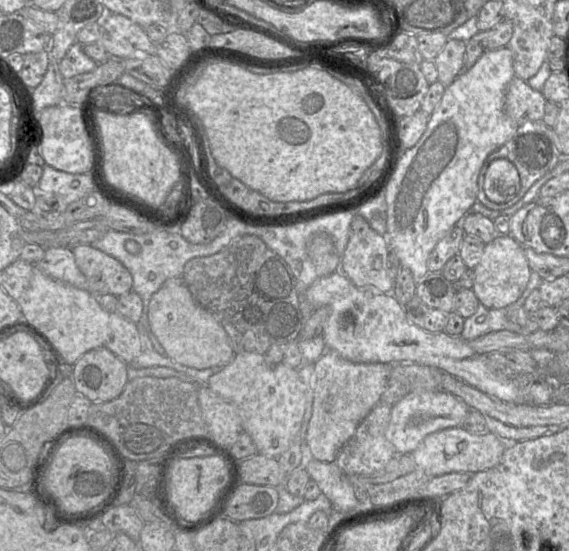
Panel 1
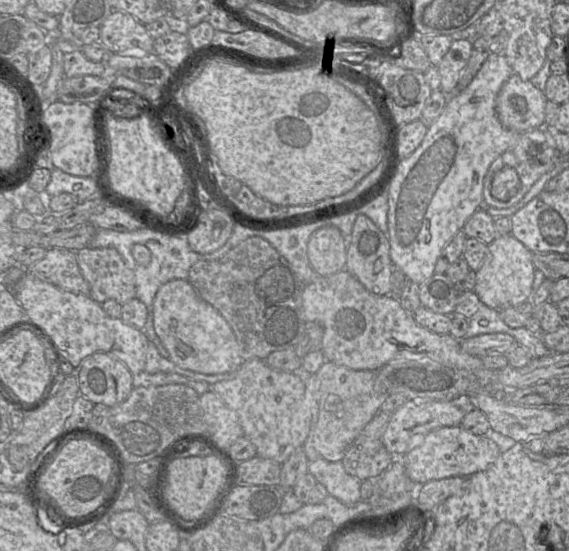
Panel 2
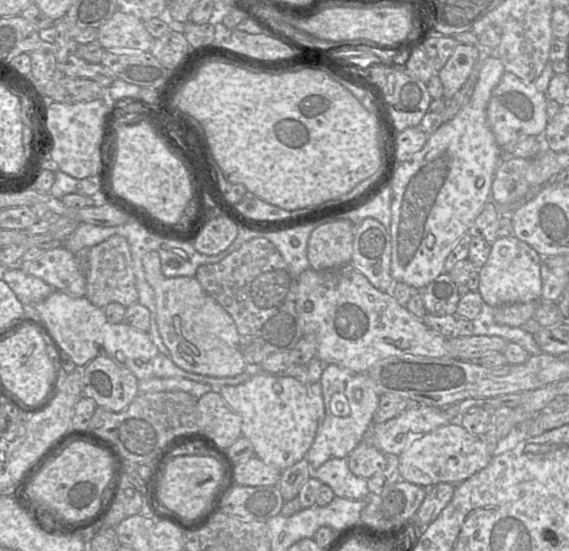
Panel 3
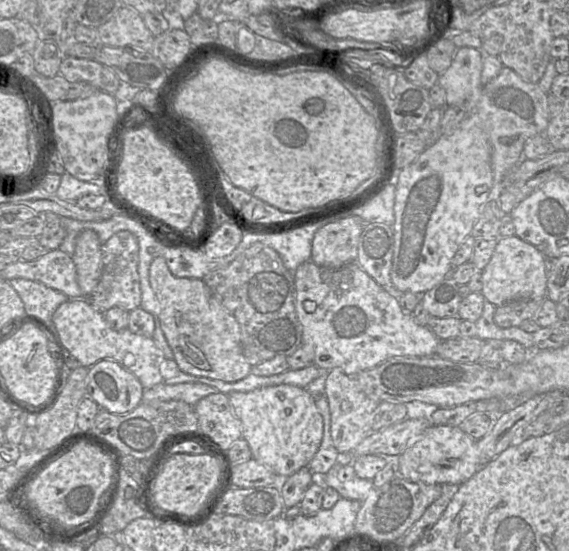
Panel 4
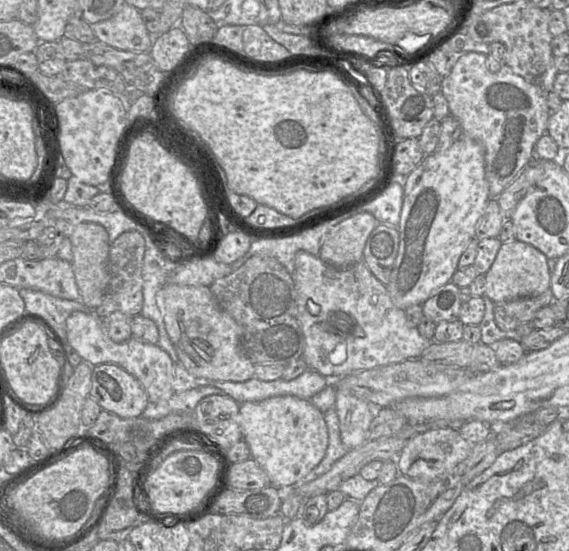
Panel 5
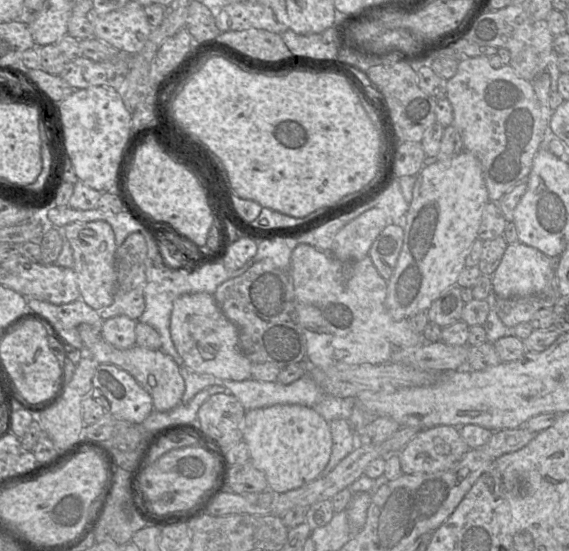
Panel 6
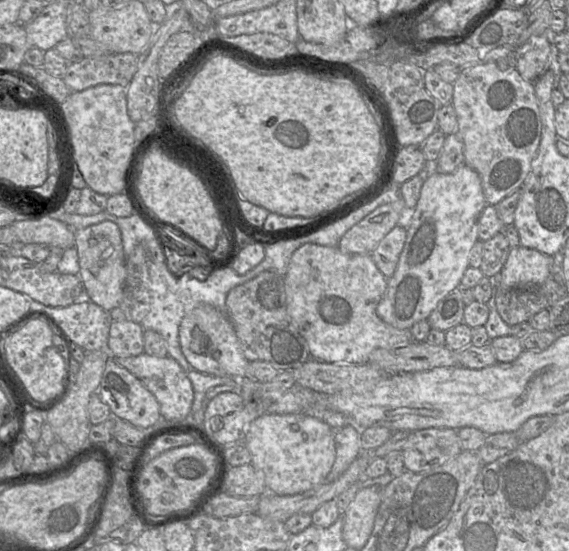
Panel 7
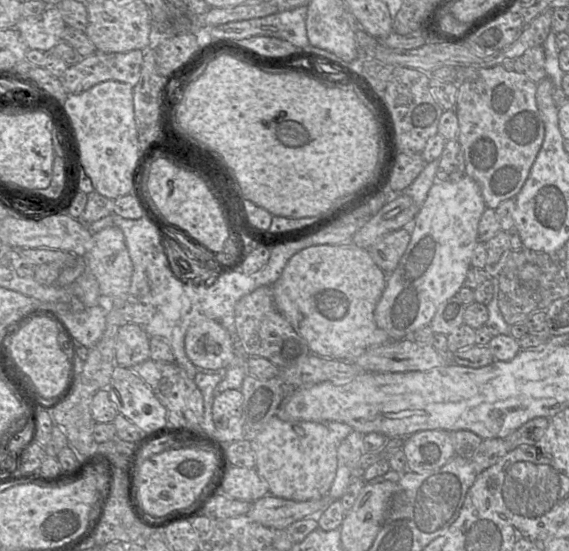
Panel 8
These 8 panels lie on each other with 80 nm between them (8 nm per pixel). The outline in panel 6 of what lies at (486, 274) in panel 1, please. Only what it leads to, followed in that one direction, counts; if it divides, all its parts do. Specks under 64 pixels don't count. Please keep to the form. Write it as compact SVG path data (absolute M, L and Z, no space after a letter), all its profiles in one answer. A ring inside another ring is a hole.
M521 242L512 243L491 275L492 291L502 299L525 297L541 291L553 276L548 256Z

